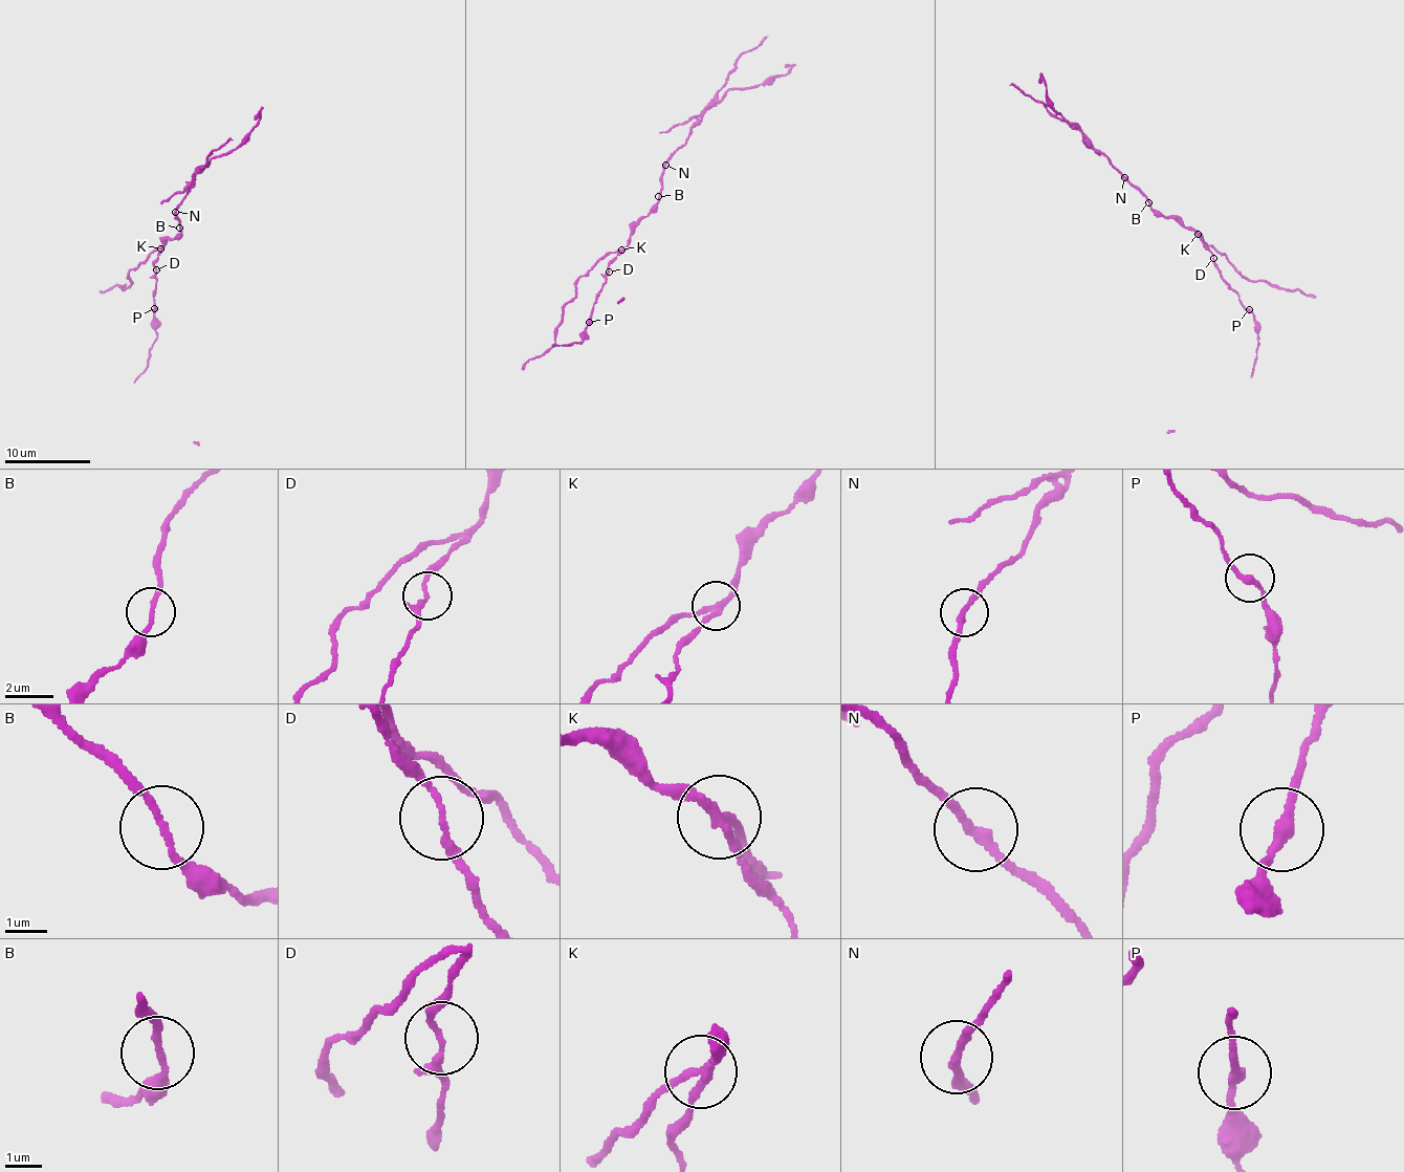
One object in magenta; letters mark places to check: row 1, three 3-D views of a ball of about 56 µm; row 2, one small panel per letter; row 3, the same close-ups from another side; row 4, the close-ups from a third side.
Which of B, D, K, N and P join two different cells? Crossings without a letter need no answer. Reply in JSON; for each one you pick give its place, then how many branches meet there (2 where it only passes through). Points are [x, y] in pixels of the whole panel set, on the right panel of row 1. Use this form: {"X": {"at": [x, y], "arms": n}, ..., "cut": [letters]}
{"K": {"at": [1198, 234], "arms": 3}, "N": {"at": [1124, 177], "arms": 2}, "cut": ["K", "N"]}

